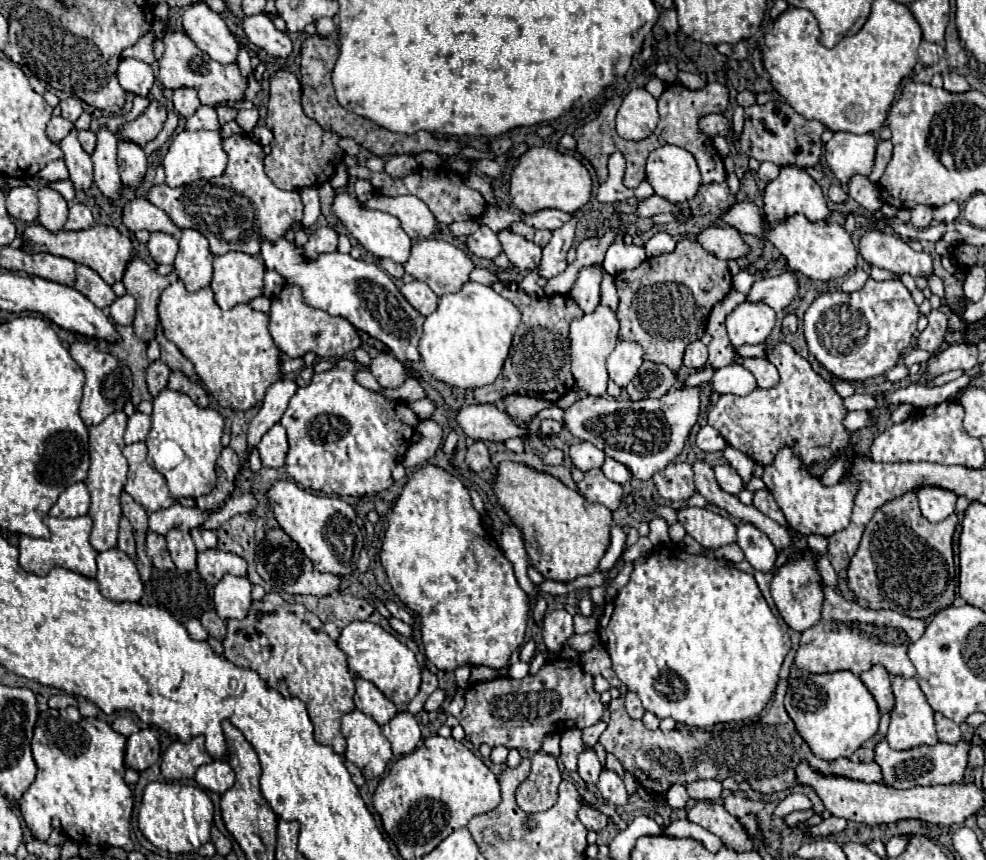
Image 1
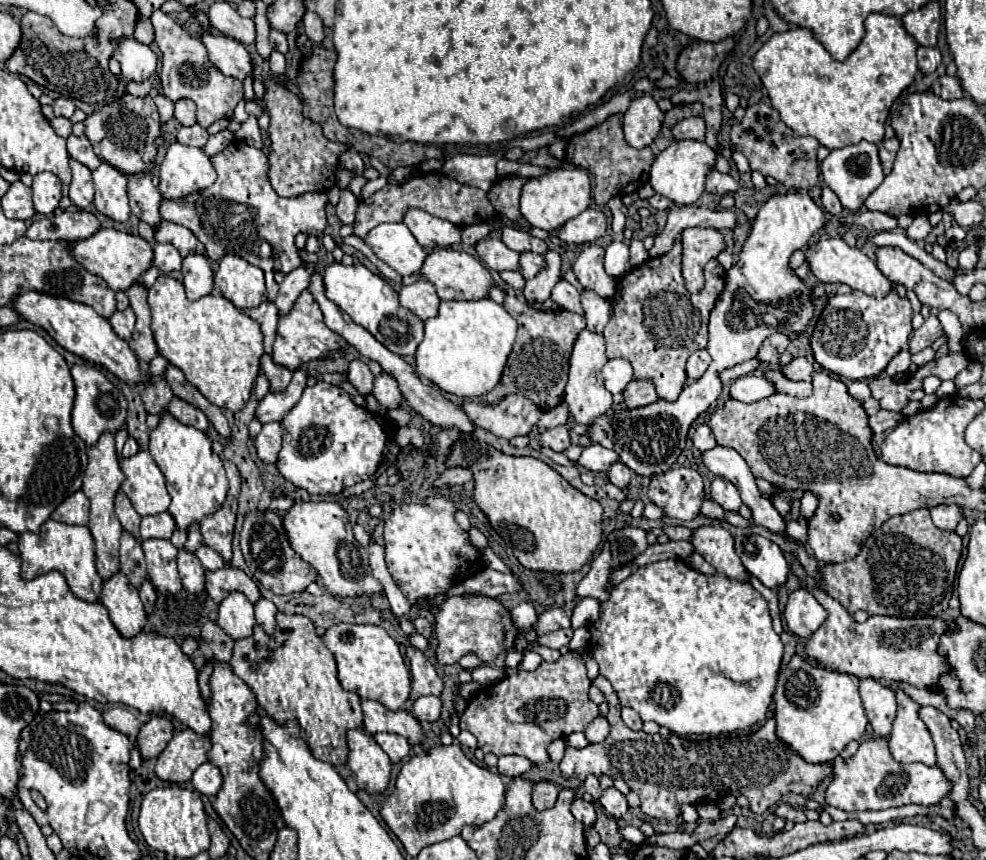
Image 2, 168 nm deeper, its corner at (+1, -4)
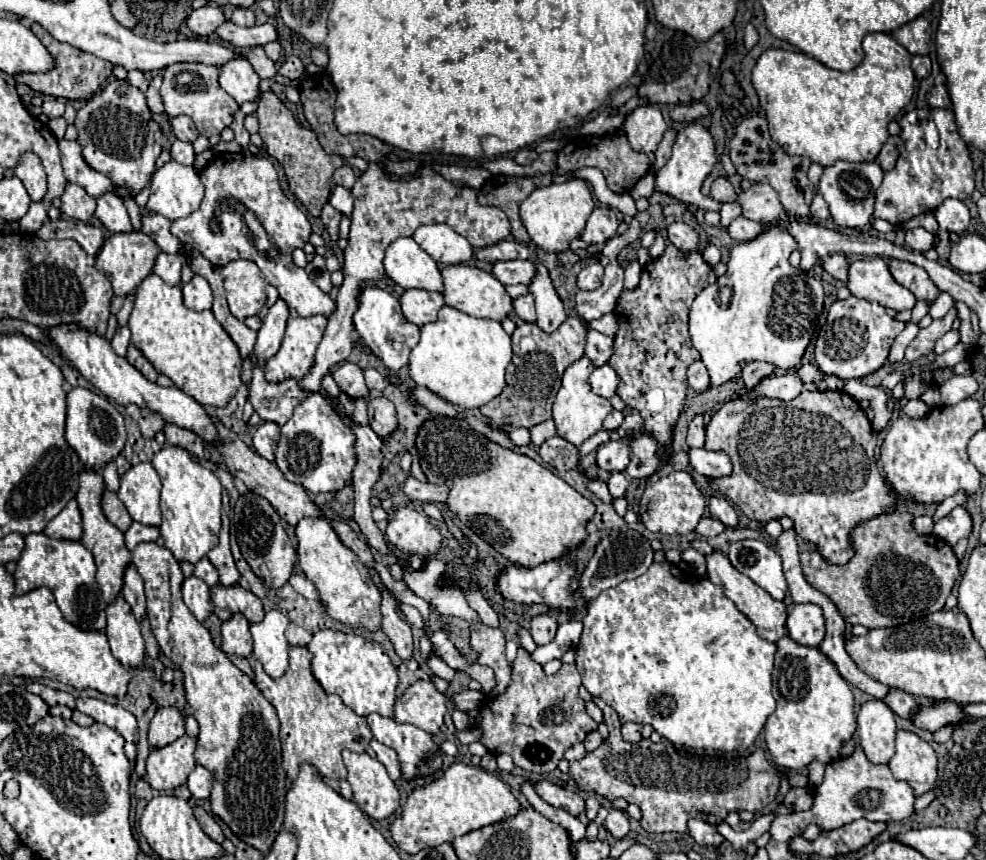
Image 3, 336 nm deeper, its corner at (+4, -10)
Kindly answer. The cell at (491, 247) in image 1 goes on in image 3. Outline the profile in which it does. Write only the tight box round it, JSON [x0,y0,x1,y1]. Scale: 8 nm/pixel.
[494,260,536,284]

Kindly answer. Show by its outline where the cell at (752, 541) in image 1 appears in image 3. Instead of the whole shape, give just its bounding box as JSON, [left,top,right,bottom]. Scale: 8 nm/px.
[730,540,788,600]

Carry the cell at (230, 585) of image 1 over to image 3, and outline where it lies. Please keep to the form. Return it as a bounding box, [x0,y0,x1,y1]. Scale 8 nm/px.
[222,614,252,658]

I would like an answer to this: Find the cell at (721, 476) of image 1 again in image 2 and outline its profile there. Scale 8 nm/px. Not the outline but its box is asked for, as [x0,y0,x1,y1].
[711,478,743,512]

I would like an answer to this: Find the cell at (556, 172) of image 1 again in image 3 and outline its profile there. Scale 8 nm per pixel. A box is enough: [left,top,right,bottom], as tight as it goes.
[520,178,594,252]

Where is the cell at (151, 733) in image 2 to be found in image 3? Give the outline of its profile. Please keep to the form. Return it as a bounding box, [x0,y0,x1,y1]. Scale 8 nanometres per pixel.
[148,706,186,748]

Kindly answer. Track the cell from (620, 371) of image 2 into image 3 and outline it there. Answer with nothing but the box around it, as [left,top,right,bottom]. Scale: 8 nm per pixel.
[588,364,618,398]

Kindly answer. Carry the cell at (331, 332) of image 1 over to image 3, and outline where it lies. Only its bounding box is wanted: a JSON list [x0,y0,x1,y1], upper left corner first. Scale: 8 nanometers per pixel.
[264,310,326,384]

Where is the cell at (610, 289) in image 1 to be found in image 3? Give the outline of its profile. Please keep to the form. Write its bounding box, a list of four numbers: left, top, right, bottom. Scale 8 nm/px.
[578,262,604,290]

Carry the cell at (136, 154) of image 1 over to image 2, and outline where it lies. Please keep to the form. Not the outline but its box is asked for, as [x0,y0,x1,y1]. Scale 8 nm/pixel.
[127,172,161,226]

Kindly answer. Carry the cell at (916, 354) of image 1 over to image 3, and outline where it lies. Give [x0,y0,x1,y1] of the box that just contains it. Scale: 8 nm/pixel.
[934,330,960,354]

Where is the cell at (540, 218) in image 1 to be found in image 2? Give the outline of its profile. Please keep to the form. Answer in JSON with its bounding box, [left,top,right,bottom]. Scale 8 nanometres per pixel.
[555,210,605,244]

